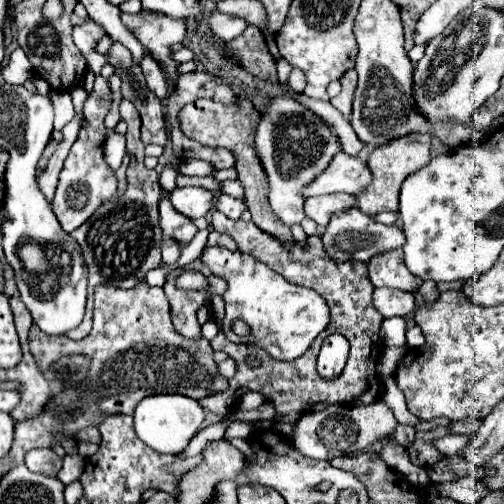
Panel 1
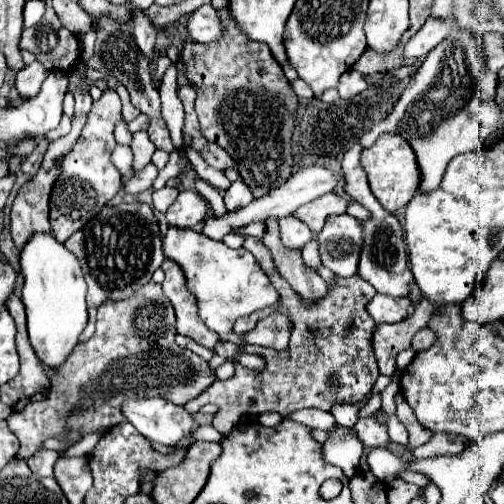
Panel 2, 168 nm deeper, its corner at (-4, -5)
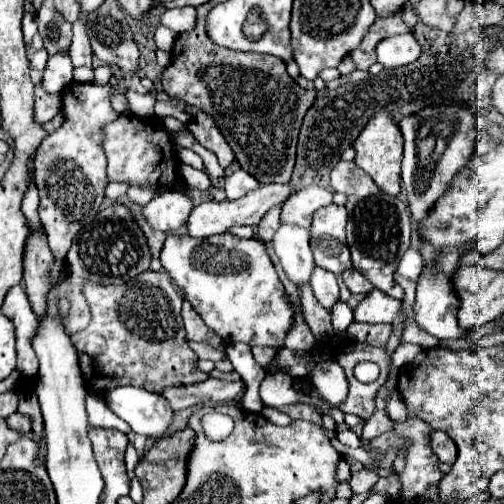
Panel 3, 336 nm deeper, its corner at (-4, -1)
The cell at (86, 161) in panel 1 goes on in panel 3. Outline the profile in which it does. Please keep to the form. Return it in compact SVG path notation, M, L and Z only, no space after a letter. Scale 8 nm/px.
M70 83L68 89L64 89L64 93L62 93L62 111L66 115L66 121L56 133L48 135L38 147L36 171L34 171L36 185L40 191L38 213L40 213L40 221L48 235L48 245L56 259L66 257L74 235L80 231L82 225L86 225L88 221L92 221L92 217L96 217L96 213L100 211L100 205L104 201L104 189L110 183L110 179L106 175L106 157L104 157L104 147L102 147L106 135L104 135L102 127L106 123L116 121L118 113L112 109L108 91L110 91L108 85L98 87L92 83Z

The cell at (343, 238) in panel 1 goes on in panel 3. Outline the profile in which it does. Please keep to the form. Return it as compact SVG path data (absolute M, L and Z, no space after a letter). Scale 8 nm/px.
M328 205L318 209L312 219L310 245L318 267L328 269L334 275L352 267L350 249L346 243L346 209L340 205Z

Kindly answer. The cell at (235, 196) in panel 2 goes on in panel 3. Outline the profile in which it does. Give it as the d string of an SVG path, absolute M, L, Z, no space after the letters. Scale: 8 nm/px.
M240 169L240 171L236 171L236 173L228 175L228 177L224 177L224 191L226 191L228 199L240 199L248 191L256 189L258 185L260 183L252 175L248 175L244 169Z

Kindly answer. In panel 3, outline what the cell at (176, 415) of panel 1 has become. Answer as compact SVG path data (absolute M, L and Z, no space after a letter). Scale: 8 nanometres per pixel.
M118 387L112 393L106 393L108 407L124 419L134 433L146 437L164 437L172 423L172 407L168 401L140 387Z

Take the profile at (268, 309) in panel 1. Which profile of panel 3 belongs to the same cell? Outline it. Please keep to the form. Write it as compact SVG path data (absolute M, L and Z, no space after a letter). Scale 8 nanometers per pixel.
M230 233L206 239L168 235L160 261L172 281L184 289L194 311L224 339L226 345L236 341L248 343L250 347L284 345L284 337L292 323L292 309L288 307L284 287L260 239L240 239Z

